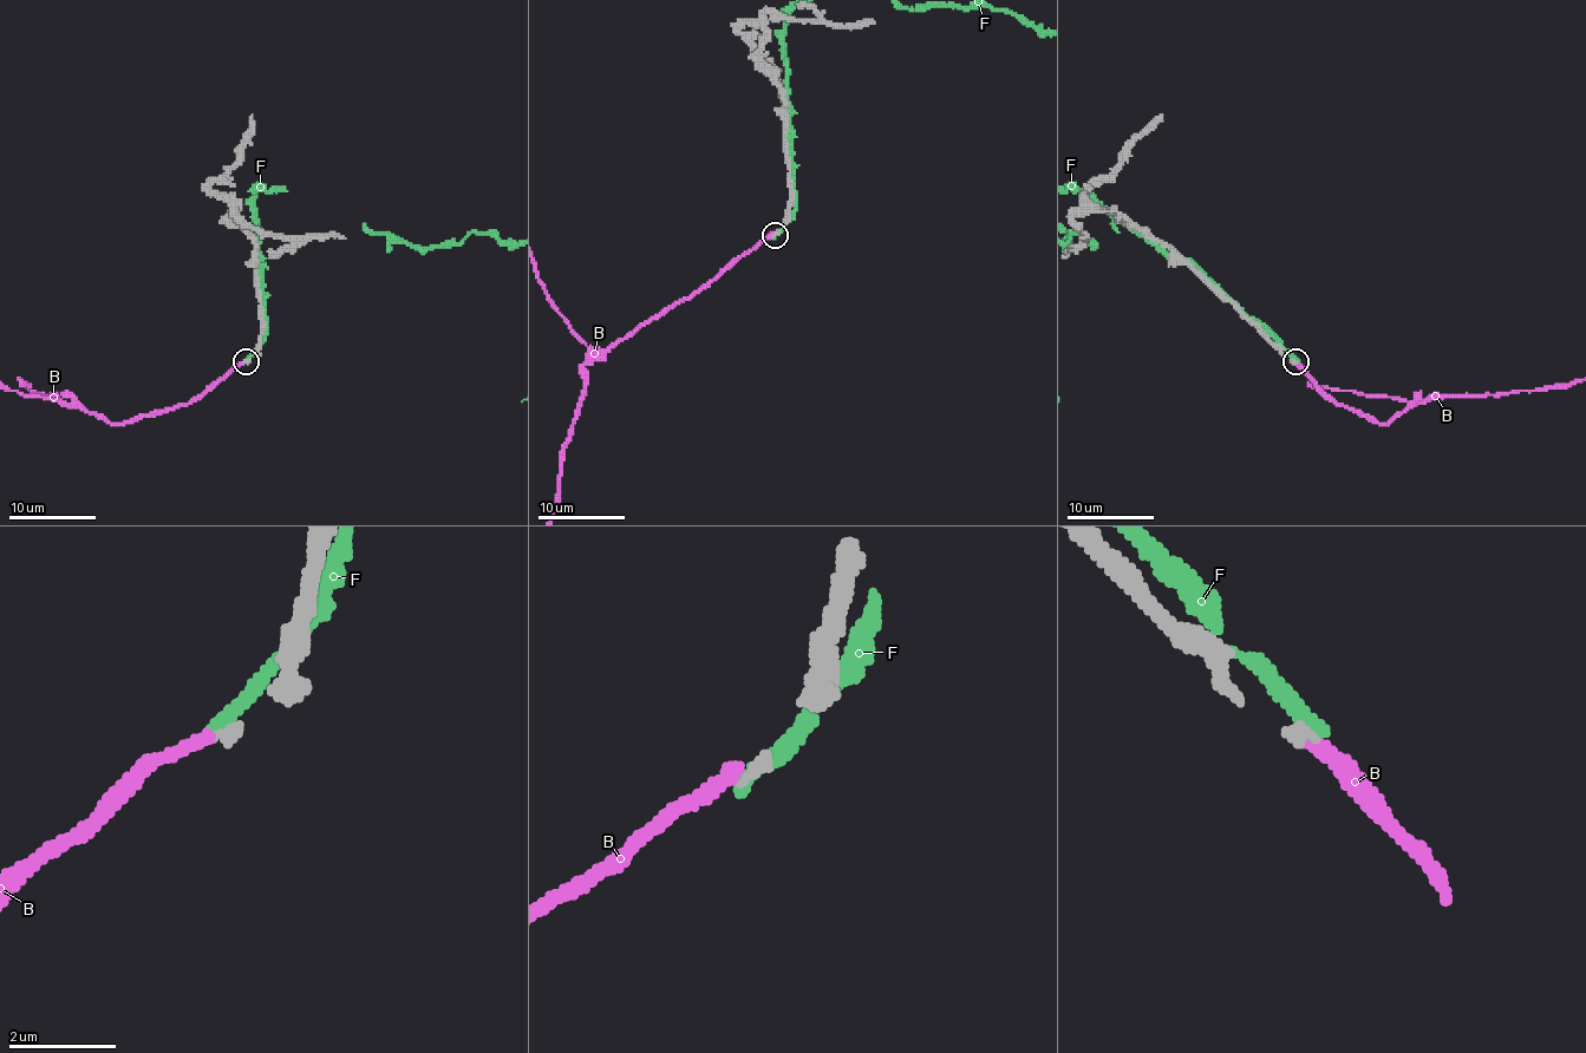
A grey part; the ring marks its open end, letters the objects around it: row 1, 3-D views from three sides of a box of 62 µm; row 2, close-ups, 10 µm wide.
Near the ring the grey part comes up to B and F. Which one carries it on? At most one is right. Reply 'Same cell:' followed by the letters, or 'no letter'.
Same cell: no letter

